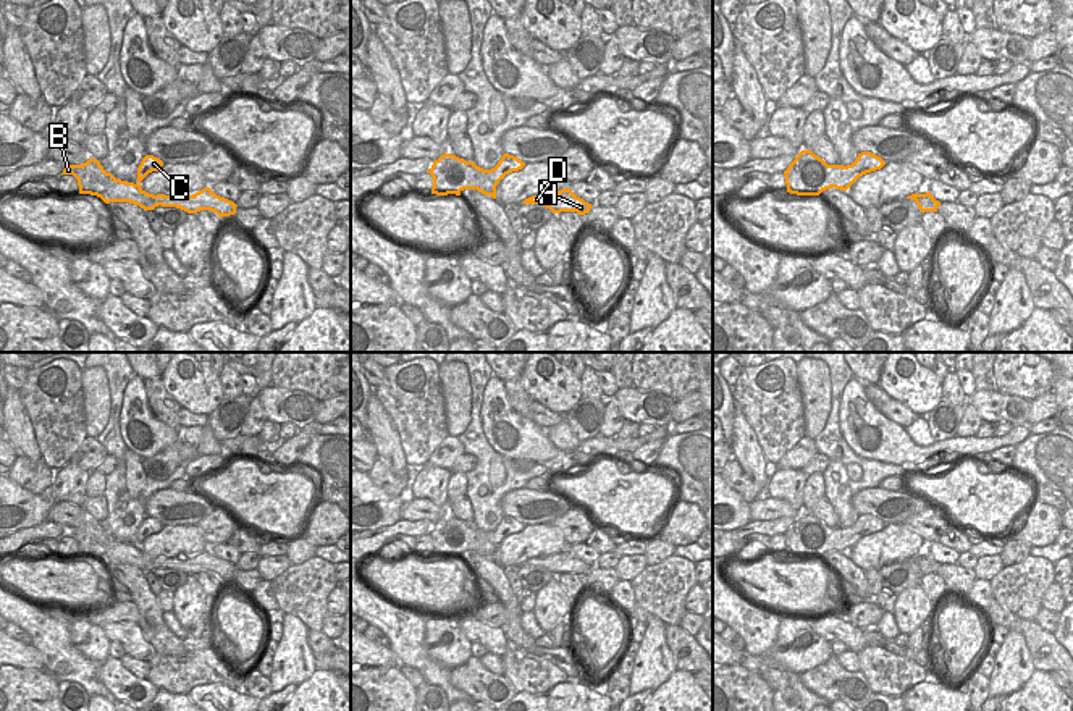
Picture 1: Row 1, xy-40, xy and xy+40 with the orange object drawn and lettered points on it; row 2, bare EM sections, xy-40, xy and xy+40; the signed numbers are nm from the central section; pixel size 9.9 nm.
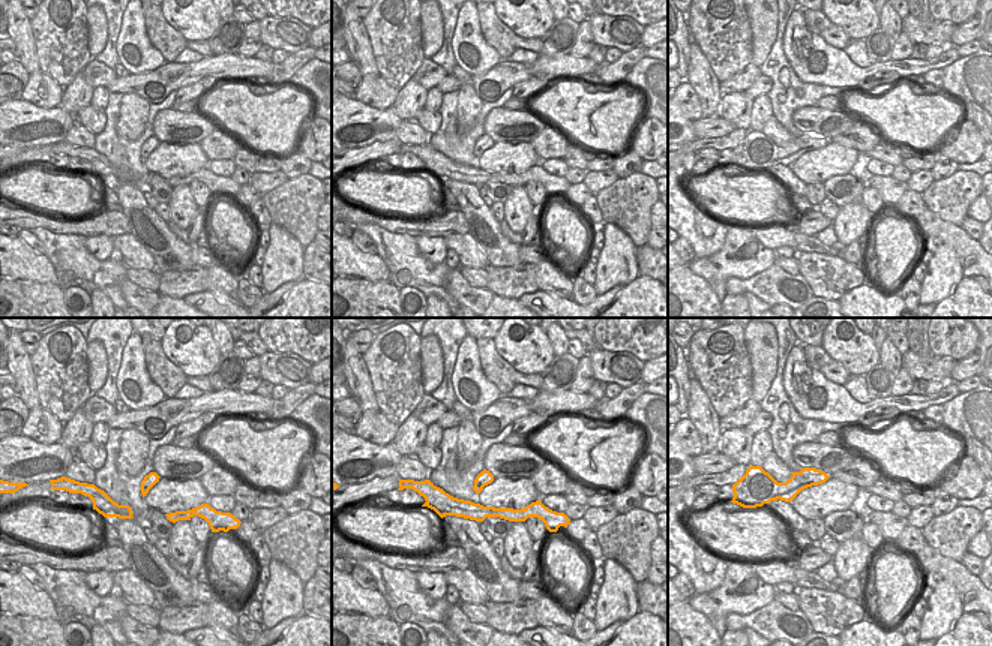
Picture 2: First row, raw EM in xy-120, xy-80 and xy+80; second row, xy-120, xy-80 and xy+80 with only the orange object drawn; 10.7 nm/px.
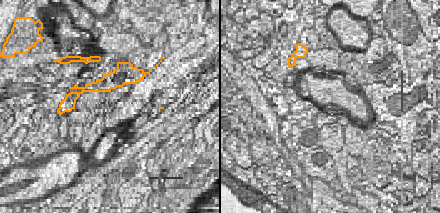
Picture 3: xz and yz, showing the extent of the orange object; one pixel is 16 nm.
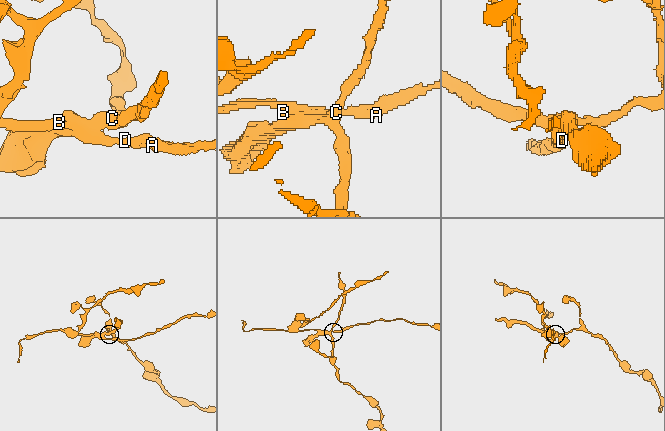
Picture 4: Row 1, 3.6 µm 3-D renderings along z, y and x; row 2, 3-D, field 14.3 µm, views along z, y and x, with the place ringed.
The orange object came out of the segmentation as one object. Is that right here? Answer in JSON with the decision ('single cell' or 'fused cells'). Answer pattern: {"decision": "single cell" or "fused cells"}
{"decision": "fused cells"}

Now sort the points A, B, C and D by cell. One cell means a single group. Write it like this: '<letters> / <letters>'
A D / B C

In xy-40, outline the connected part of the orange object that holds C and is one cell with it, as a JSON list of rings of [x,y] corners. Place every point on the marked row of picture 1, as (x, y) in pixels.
[[[145,155],[137,168],[137,183],[141,181],[152,171],[158,171],[163,166],[163,162],[154,155]]]

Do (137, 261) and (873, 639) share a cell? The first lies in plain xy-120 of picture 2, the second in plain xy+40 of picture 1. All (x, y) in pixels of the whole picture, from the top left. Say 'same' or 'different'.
different

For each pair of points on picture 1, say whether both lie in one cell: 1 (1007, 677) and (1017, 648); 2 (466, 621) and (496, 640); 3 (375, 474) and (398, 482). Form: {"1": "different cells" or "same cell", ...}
{"1": "same cell", "2": "same cell", "3": "same cell"}

